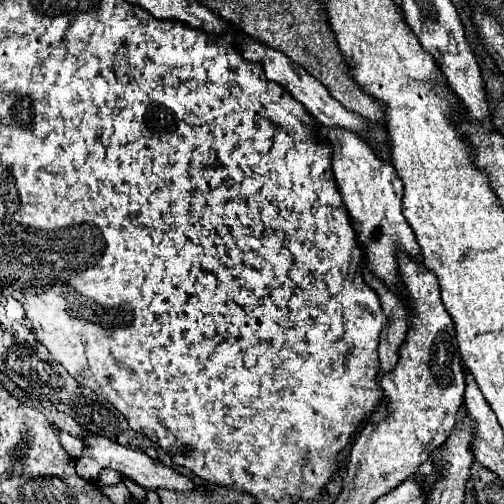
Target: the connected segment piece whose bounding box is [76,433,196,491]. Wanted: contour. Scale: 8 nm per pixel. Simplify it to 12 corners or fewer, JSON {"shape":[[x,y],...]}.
{"shape":[[84,437],[76,473],[94,481],[104,467],[144,489],[196,489],[188,477],[142,451]]}

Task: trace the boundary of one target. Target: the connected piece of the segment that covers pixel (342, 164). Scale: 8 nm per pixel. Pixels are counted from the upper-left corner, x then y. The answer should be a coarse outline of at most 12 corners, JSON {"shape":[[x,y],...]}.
{"shape":[[330,127],[332,171],[368,269],[398,291],[420,259],[402,183],[366,141]]}

